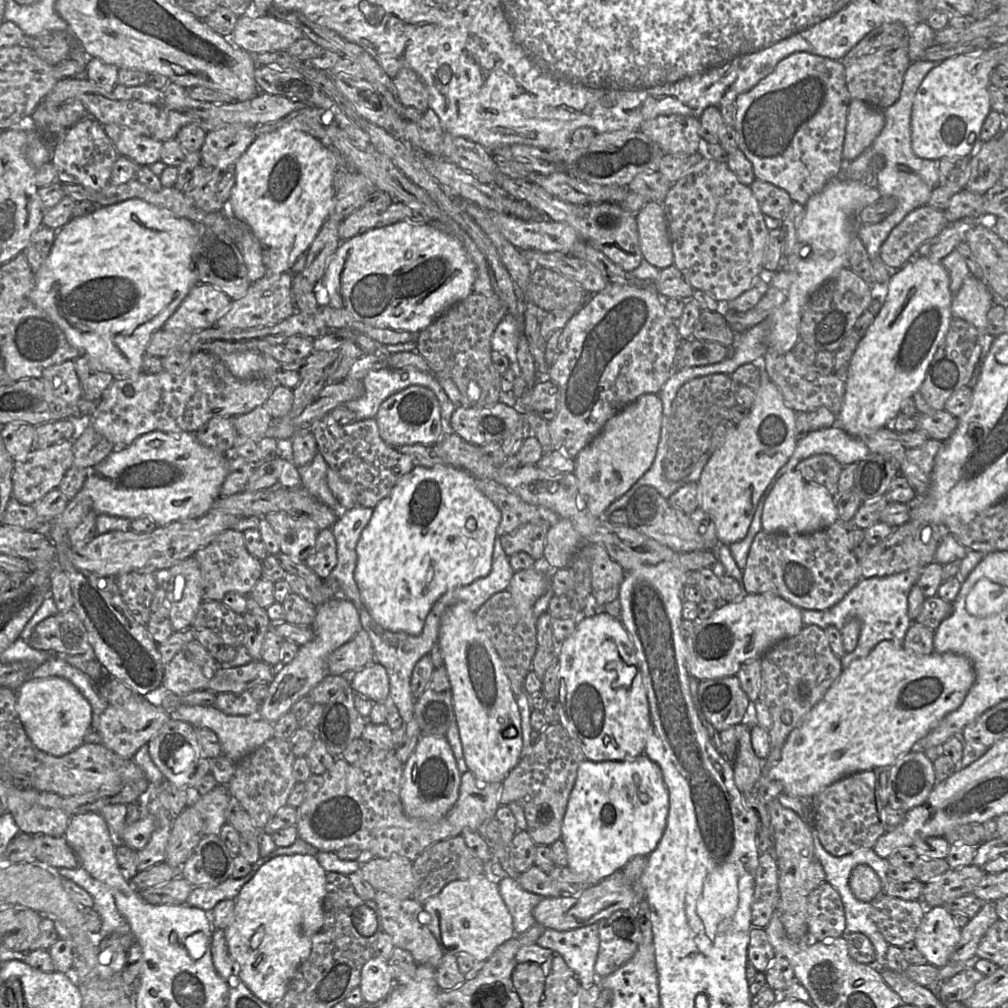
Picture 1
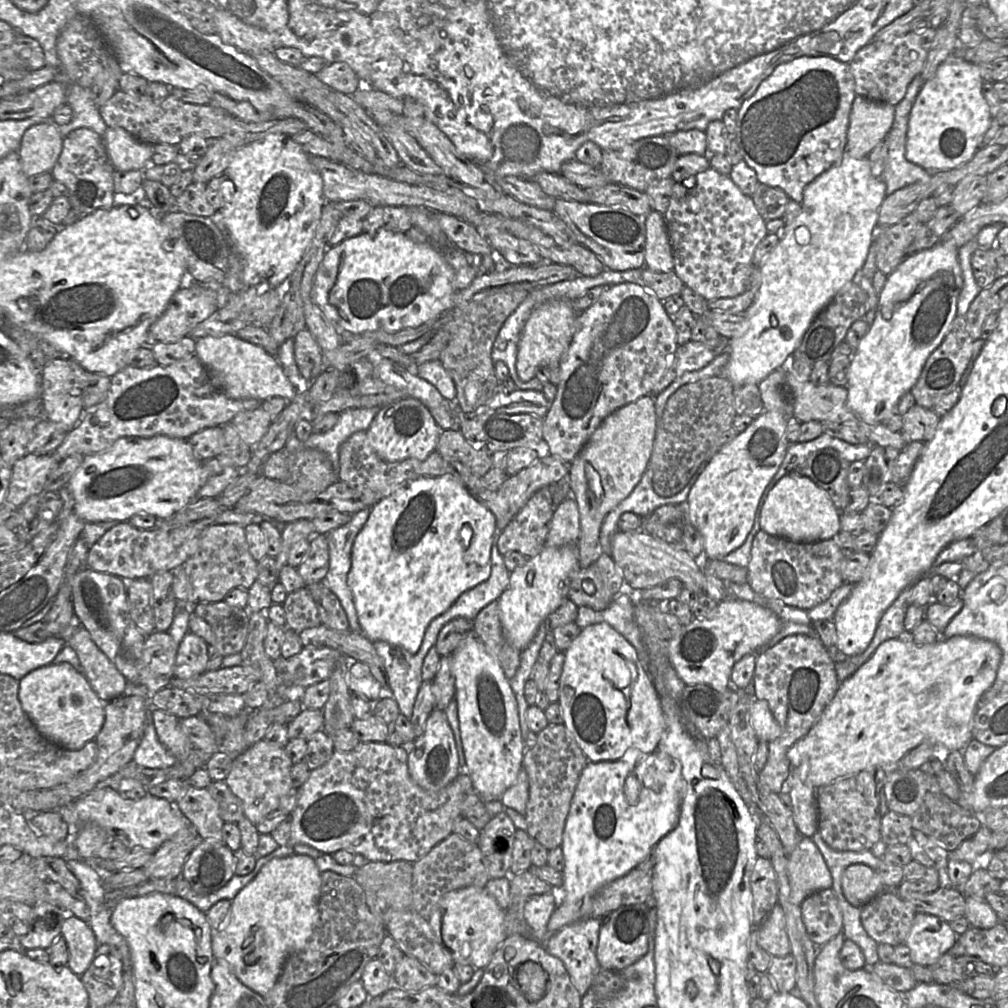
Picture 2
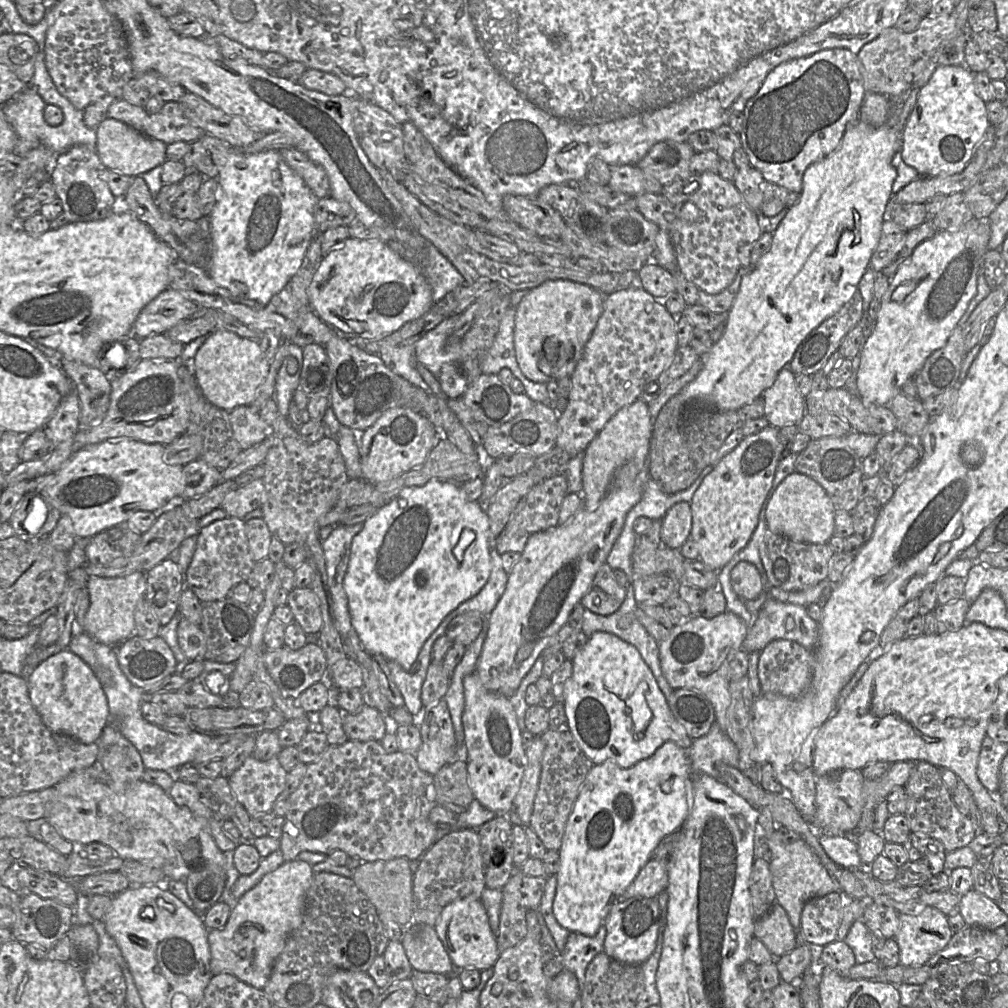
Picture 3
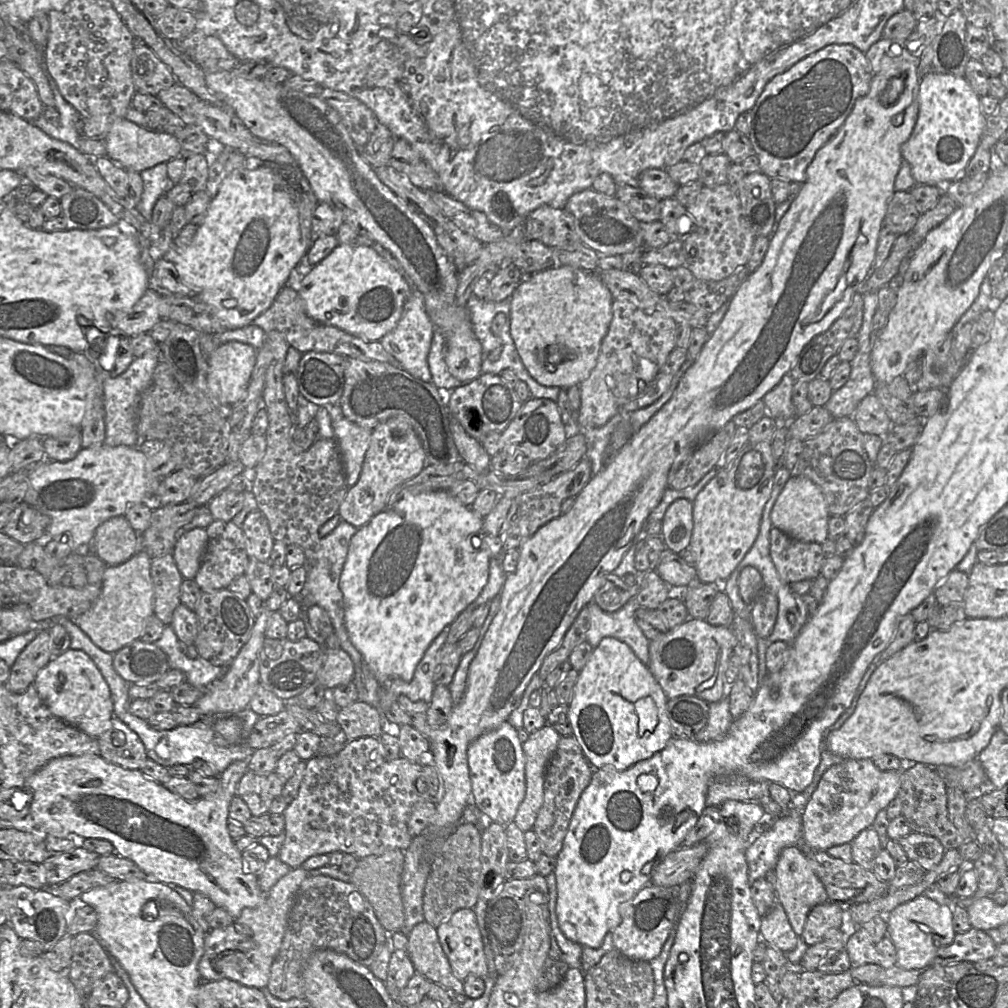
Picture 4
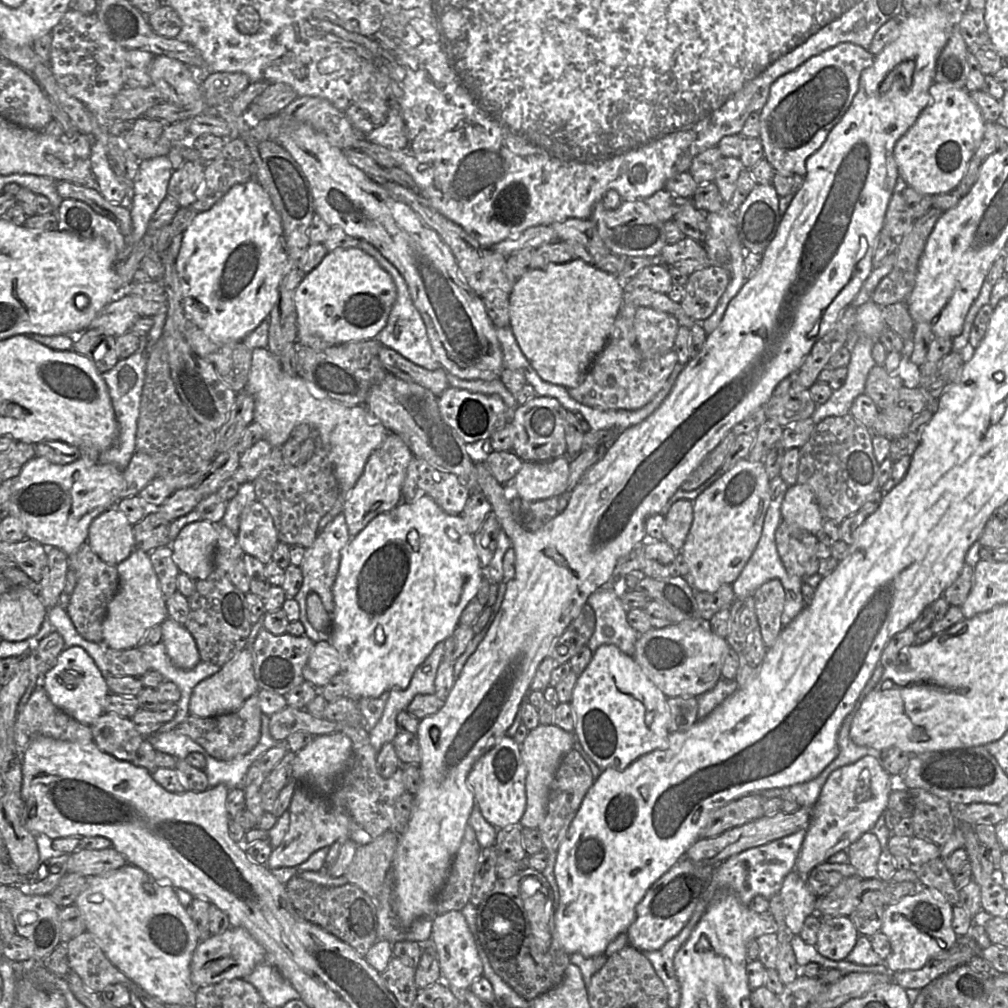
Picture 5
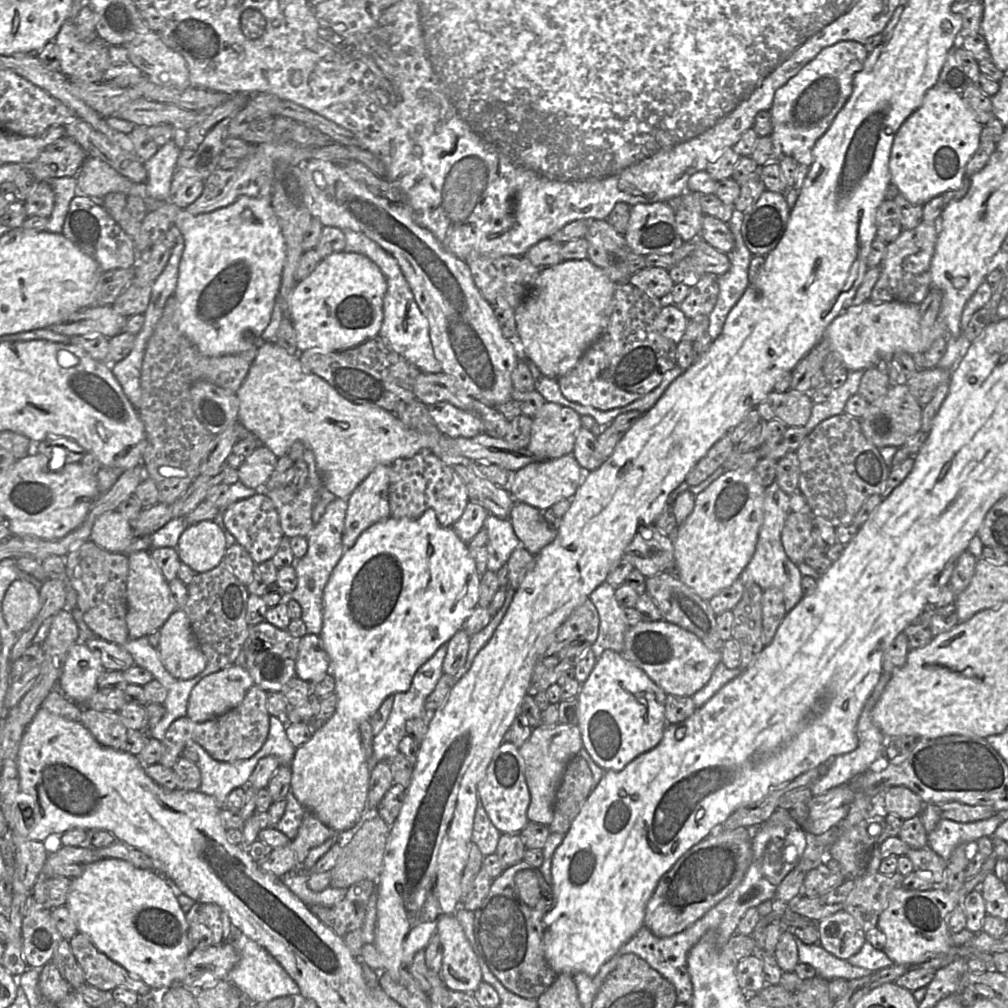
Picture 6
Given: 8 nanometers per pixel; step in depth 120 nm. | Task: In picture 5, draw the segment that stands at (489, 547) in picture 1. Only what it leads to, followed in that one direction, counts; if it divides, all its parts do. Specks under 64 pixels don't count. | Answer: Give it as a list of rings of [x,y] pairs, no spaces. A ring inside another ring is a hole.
[[[423,496],[413,503],[399,503],[392,510],[379,514],[367,526],[352,537],[342,550],[339,570],[333,585],[334,611],[331,615],[330,642],[340,655],[341,672],[345,678],[346,695],[355,700],[363,697],[379,697],[391,689],[405,690],[414,671],[430,655],[436,644],[444,642],[459,624],[461,613],[477,595],[484,579],[484,568],[474,544],[474,536],[468,531],[461,515],[444,512],[429,496]]]

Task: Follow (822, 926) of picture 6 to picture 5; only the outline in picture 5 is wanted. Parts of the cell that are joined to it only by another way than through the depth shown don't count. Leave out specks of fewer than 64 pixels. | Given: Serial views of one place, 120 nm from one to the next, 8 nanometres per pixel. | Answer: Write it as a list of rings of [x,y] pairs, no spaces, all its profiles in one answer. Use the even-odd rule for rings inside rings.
[[[848,916],[822,917],[817,951],[824,957],[834,960],[846,960],[854,949],[859,933]]]

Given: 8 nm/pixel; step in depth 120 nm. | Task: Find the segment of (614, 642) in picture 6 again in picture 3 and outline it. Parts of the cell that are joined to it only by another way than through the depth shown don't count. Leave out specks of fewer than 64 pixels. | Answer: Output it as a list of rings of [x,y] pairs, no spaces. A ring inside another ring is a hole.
[[[629,584],[626,587],[625,600],[623,601],[619,609],[614,613],[610,615],[599,615],[585,608],[583,613],[582,632],[584,632],[587,637],[590,637],[594,632],[598,631],[612,633],[618,636],[620,639],[624,640],[625,642],[632,644],[634,647],[636,647],[641,657],[652,671],[659,688],[666,697],[666,700],[669,700],[674,690],[667,682],[661,669],[659,658],[659,643],[646,631],[644,626],[638,620],[636,610],[637,602],[634,596],[634,588],[631,584]]]

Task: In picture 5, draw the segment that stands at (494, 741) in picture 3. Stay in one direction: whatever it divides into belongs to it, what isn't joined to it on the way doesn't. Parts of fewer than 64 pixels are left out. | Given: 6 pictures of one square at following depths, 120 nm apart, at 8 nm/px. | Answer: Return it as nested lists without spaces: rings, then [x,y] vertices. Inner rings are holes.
[[[503,736],[489,751],[474,763],[468,774],[468,786],[485,820],[497,829],[520,826],[525,812],[526,767],[521,756],[521,745],[514,738]]]

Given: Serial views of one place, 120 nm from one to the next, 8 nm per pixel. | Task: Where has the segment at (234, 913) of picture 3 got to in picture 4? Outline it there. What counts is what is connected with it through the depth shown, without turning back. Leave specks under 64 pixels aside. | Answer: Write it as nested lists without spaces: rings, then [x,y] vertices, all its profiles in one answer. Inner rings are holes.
[[[302,867],[291,869],[264,895],[264,901],[254,908],[245,908],[226,928],[210,929],[204,939],[204,953],[198,969],[203,981],[230,979],[245,986],[262,989],[267,986],[272,963],[277,956],[288,925],[288,918],[298,889],[309,876]]]

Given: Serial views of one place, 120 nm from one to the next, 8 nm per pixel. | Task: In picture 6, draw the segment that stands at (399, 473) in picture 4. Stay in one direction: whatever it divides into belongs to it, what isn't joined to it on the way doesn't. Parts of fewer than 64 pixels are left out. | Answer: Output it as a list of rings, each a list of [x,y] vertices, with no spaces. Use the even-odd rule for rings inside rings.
[[[377,465],[348,497],[342,534],[345,549],[351,548],[367,528],[390,517],[390,466]]]

